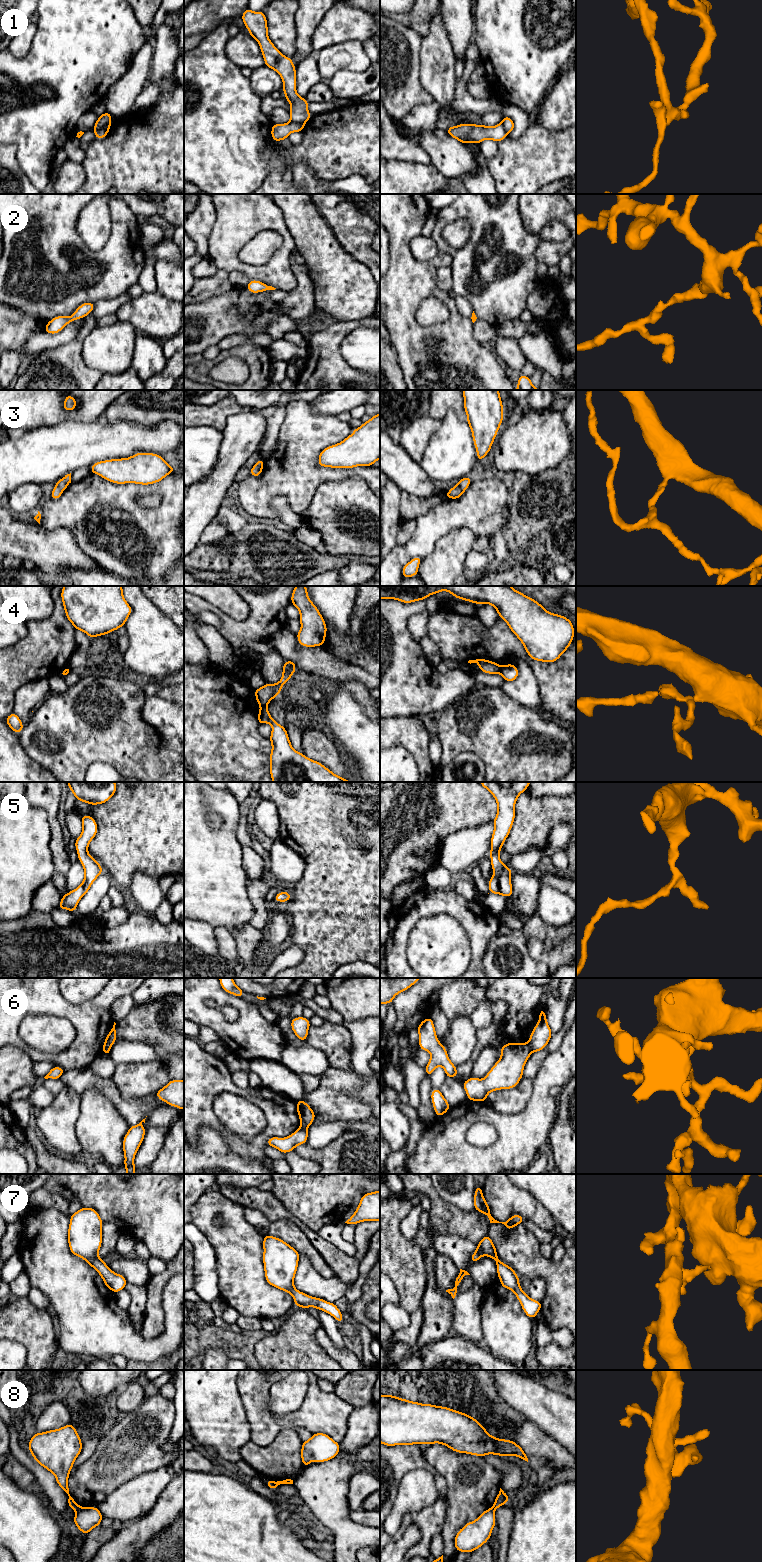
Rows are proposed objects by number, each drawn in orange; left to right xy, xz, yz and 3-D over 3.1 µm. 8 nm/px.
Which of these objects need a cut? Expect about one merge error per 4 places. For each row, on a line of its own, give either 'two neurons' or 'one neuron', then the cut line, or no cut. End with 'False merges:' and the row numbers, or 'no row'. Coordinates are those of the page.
1: two neurons; cut in xy along (110, 124), (93, 130)
2: one neuron; no cut
3: two neurons; cut in xy along (55, 484), (63, 490)
4: two neurons; cut in yz along (501, 666), (499, 672)
5: one neuron; no cut
6: two neurons; cut in yz along (528, 1042), (532, 1051)
7: one neuron; no cut
8: two neurons; cut in xy along (80, 1507), (75, 1510)
False merges: 1, 3, 4, 6, 8

